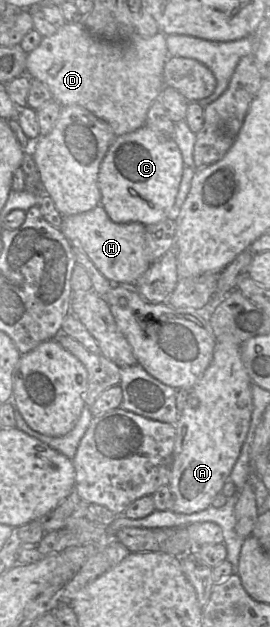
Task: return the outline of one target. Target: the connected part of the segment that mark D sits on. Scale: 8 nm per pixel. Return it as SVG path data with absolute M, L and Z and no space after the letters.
M82 21L66 23L54 35L43 37L40 45L27 55L25 75L45 84L53 99L62 107L79 105L107 122L117 137L145 125L149 108L166 87L163 72L167 60L168 48L163 33L150 38L133 34L122 42L106 41L92 36Z

